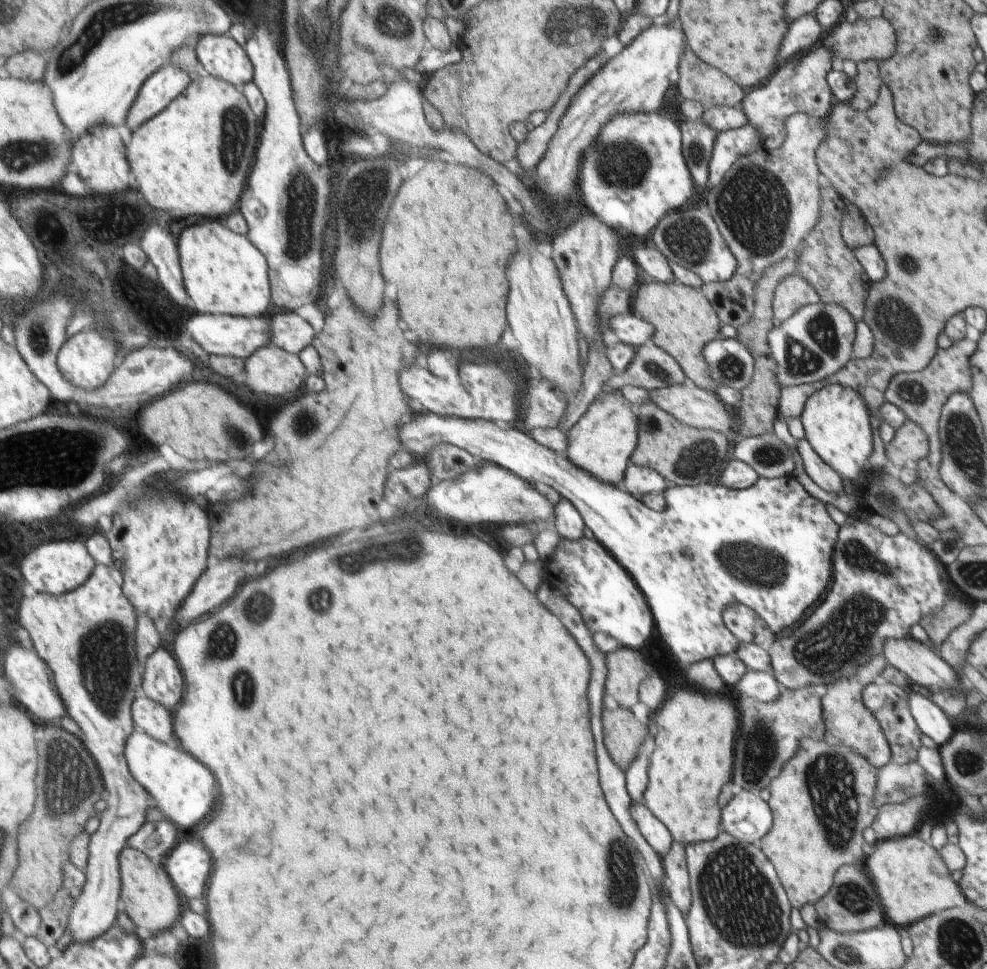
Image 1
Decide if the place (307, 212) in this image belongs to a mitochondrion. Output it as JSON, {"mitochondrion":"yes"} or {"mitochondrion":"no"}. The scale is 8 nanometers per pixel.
{"mitochondrion":"yes"}

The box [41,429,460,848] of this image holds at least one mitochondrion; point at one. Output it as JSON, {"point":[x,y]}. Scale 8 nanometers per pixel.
{"point":[104,652]}

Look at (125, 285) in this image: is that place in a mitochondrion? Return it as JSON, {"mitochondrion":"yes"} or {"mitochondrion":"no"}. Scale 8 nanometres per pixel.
{"mitochondrion":"no"}

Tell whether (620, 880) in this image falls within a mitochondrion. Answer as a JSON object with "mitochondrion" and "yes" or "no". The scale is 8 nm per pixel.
{"mitochondrion":"yes"}

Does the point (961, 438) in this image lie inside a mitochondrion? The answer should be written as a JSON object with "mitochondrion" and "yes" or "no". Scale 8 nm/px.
{"mitochondrion":"yes"}

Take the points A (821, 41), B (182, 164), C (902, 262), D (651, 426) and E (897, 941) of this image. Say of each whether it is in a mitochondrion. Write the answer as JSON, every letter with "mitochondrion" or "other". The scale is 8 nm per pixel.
{"A":"other","B":"other","C":"mitochondrion","D":"mitochondrion","E":"other"}

